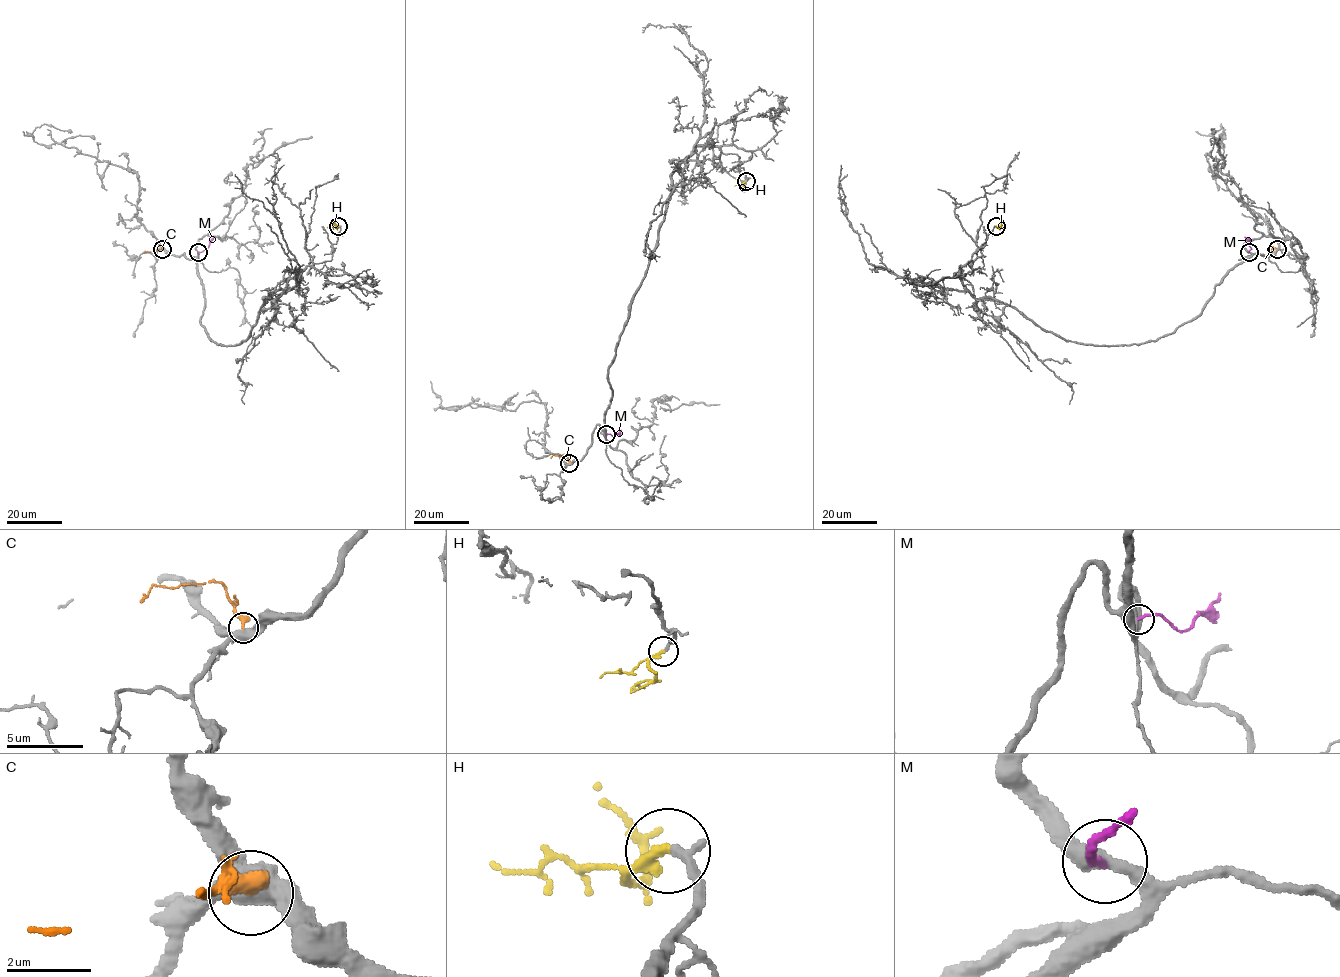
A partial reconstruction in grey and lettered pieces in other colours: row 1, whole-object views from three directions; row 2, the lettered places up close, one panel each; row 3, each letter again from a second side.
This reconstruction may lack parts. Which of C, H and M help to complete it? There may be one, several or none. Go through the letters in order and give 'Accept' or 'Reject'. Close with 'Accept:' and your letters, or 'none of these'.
C: Reject
H: Accept
M: Reject
Accept: H

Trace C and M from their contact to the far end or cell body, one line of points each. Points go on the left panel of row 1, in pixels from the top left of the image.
C: (161, 249), (143, 252)
M: (198, 252), (207, 247), (213, 236)

